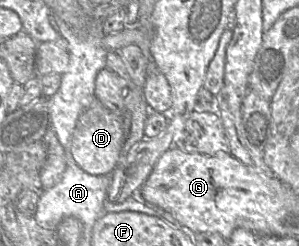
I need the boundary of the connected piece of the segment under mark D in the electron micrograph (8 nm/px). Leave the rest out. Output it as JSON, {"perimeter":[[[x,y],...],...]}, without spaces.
{"perimeter":[[[99,100],[84,110],[78,117],[72,134],[70,151],[77,165],[91,175],[111,174],[117,166],[123,147],[124,131],[122,120]]]}

